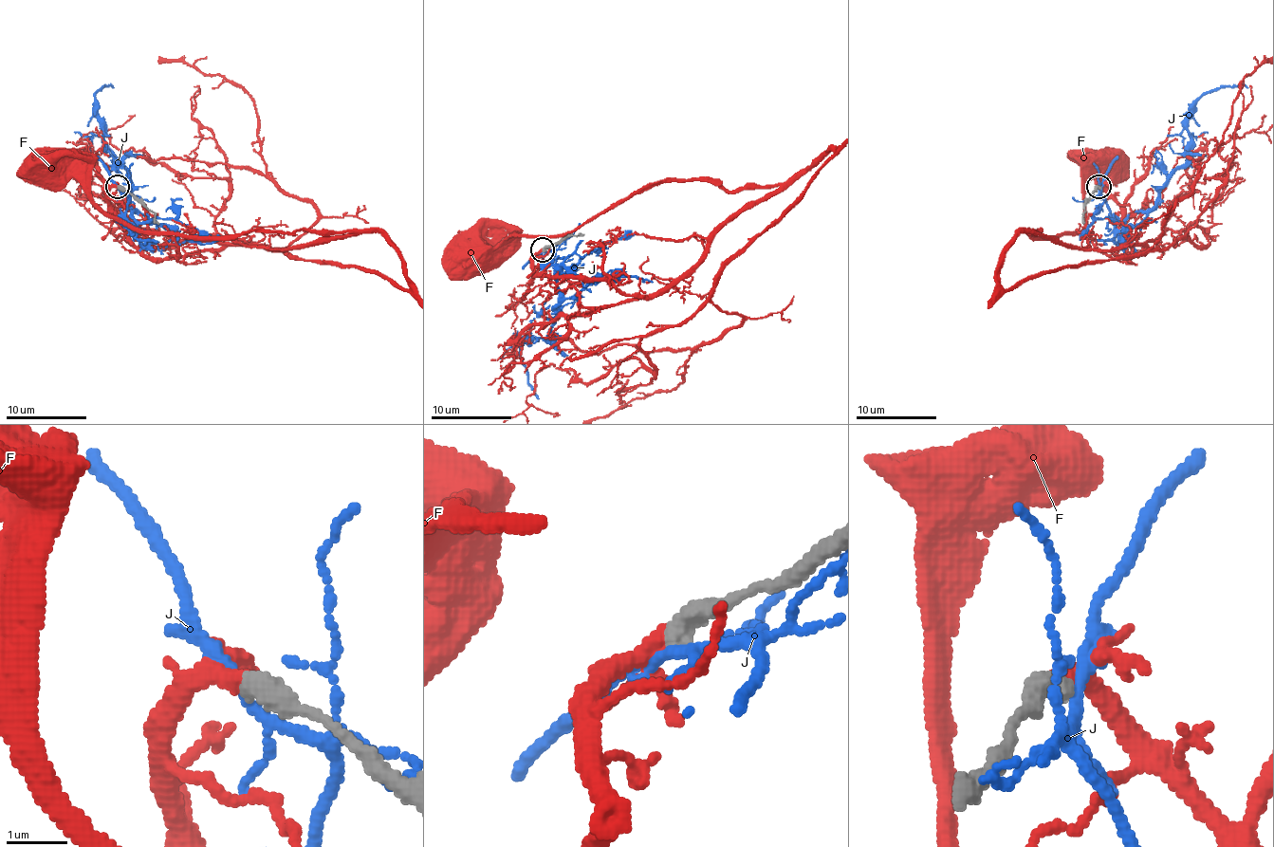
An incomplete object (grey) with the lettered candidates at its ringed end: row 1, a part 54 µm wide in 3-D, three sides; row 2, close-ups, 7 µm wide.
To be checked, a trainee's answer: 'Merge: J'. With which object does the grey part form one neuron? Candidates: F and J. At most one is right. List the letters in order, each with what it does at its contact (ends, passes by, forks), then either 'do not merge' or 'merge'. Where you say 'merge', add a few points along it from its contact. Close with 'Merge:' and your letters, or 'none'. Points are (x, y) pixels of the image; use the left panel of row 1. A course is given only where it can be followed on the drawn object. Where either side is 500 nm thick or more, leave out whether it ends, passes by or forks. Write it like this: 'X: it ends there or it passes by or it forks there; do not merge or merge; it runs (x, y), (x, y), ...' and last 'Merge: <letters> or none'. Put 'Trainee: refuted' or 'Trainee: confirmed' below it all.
F: it forks there; merge; it runs (118, 187), (108, 191), (112, 215), (150, 257), (295, 249), (354, 233), (148, 233), (42, 167)
J: it forks there; do not merge
Merge: F
Trainee: refuted

